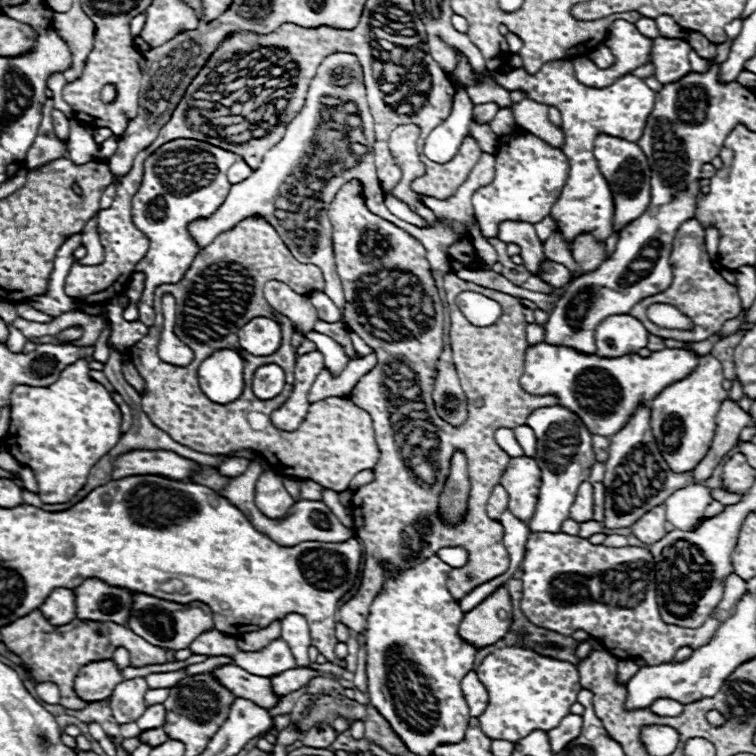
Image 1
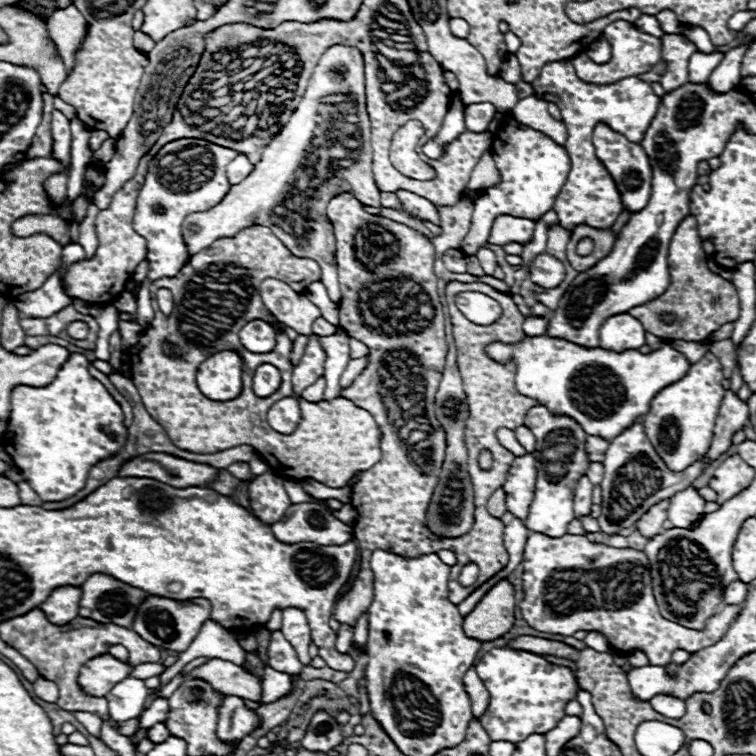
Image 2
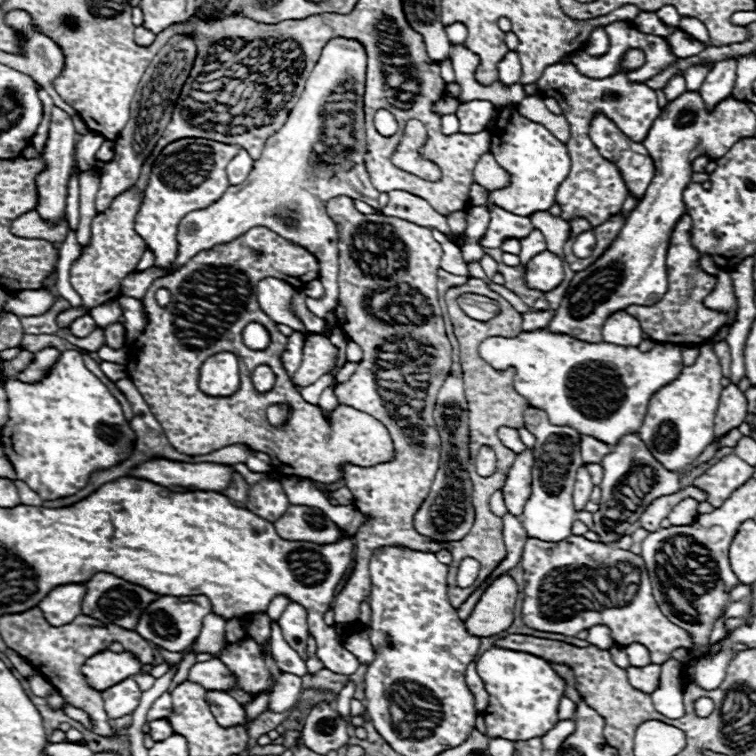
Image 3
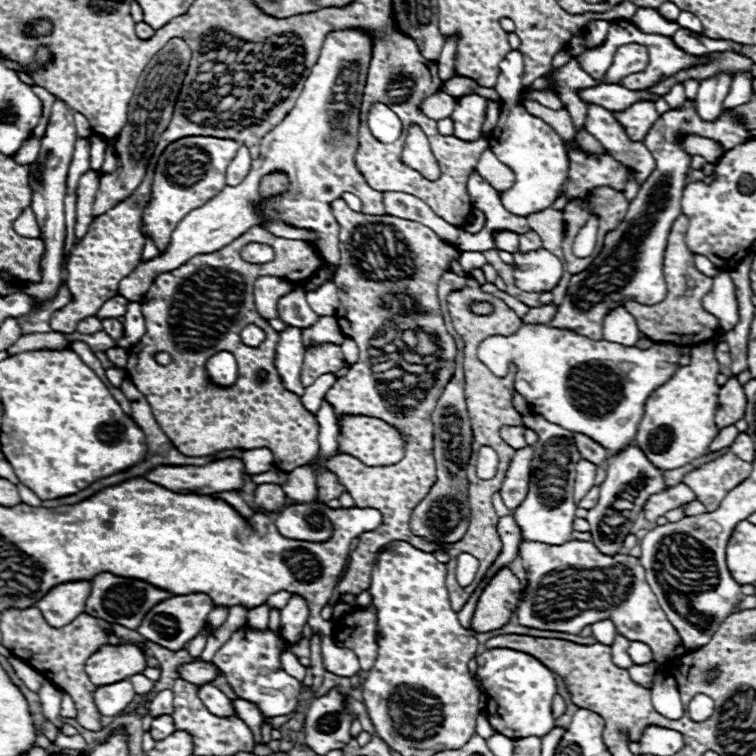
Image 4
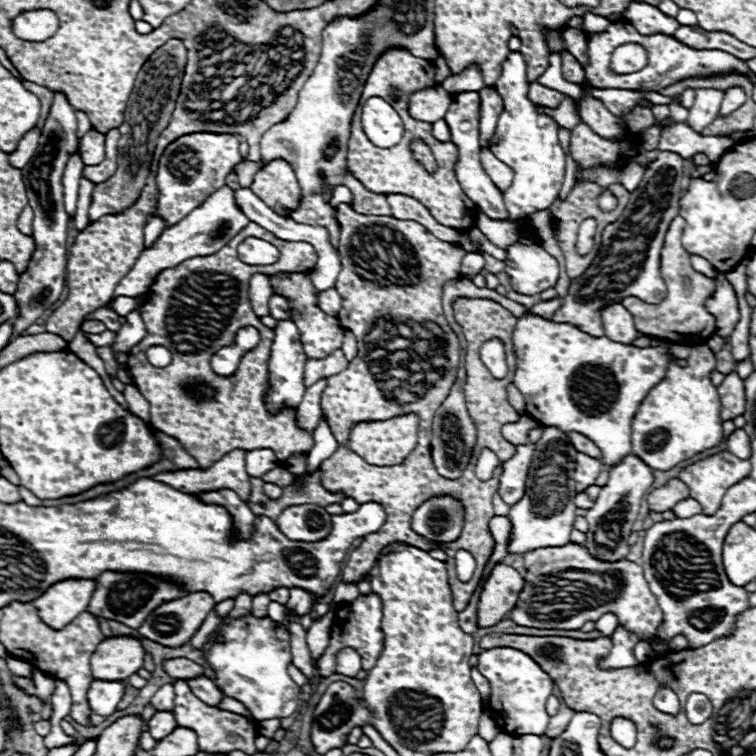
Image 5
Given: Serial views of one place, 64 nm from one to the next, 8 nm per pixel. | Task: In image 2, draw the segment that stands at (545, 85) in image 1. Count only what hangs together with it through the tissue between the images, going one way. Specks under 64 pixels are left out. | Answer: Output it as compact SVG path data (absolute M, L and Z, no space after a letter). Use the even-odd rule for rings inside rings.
M564 60L546 64L542 68L538 86L534 86L534 96L546 102L554 102L560 108L562 120L568 128L568 140L564 148L570 156L572 168L568 180L562 186L562 192L558 194L558 200L554 202L558 222L568 230L572 230L576 224L610 228L622 210L622 198L616 188L616 182L594 152L592 130L598 122L604 122L612 130L624 134L631 142L638 143L644 138L644 132L656 116L660 98L654 94L650 84L642 82L636 76L616 80L612 84L588 84L580 80L576 76L574 66Z

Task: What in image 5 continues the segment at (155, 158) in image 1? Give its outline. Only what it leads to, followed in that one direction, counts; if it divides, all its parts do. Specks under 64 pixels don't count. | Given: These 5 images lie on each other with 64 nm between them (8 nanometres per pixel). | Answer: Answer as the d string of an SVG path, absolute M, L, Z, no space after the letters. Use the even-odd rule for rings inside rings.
M192 132L168 144L156 172L158 206L154 214L162 216L166 220L166 226L172 226L186 214L190 214L194 208L198 208L210 194L214 194L226 184L226 176L232 166L242 162L238 144L240 140L236 134L214 132Z

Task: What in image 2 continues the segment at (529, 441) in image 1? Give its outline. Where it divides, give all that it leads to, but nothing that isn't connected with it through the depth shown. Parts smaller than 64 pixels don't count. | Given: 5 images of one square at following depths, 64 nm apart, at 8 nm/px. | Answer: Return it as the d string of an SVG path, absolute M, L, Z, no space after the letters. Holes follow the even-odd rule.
M520 426L520 428L516 428L514 432L516 432L518 442L526 448L526 452L534 452L534 446L536 446L536 438L534 438L534 434L532 434L526 426Z

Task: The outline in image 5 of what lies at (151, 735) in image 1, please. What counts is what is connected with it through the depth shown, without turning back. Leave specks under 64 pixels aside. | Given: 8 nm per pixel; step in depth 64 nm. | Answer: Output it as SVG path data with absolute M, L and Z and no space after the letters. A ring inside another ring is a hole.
M156 712L150 722L148 722L148 732L152 734L152 738L160 740L164 736L168 736L178 724L174 722L174 714L172 712Z

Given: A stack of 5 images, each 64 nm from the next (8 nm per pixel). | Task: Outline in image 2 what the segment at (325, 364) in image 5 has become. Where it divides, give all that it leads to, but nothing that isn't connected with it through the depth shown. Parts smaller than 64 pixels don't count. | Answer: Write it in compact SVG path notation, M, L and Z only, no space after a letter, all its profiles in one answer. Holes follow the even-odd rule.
M310 334L310 342L306 344L304 356L292 372L292 386L298 396L302 394L304 388L314 384L314 380L318 380L318 376L324 376L324 362L326 362L326 352L324 352L318 336Z

